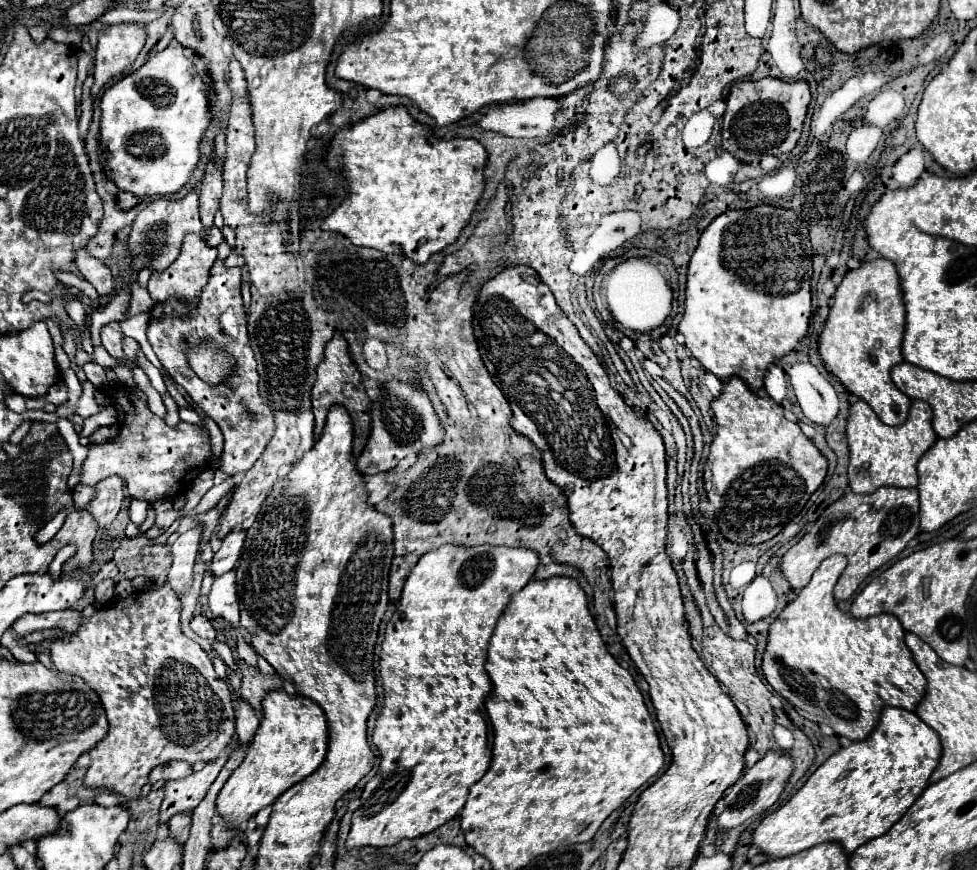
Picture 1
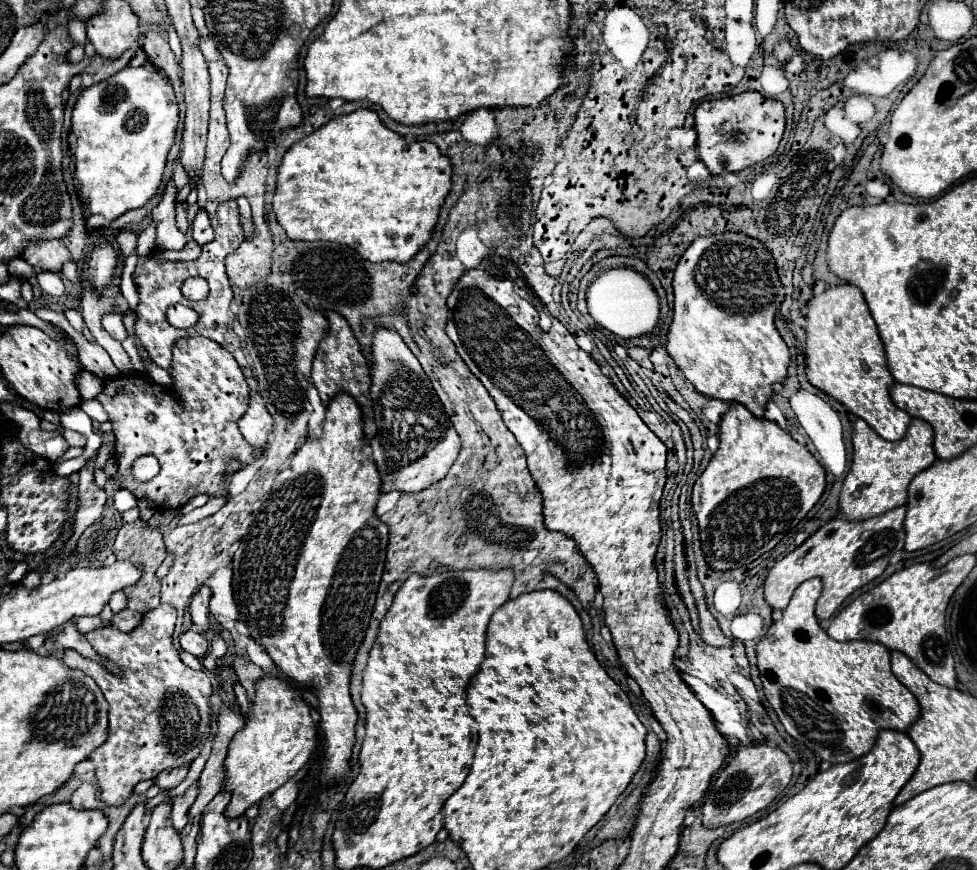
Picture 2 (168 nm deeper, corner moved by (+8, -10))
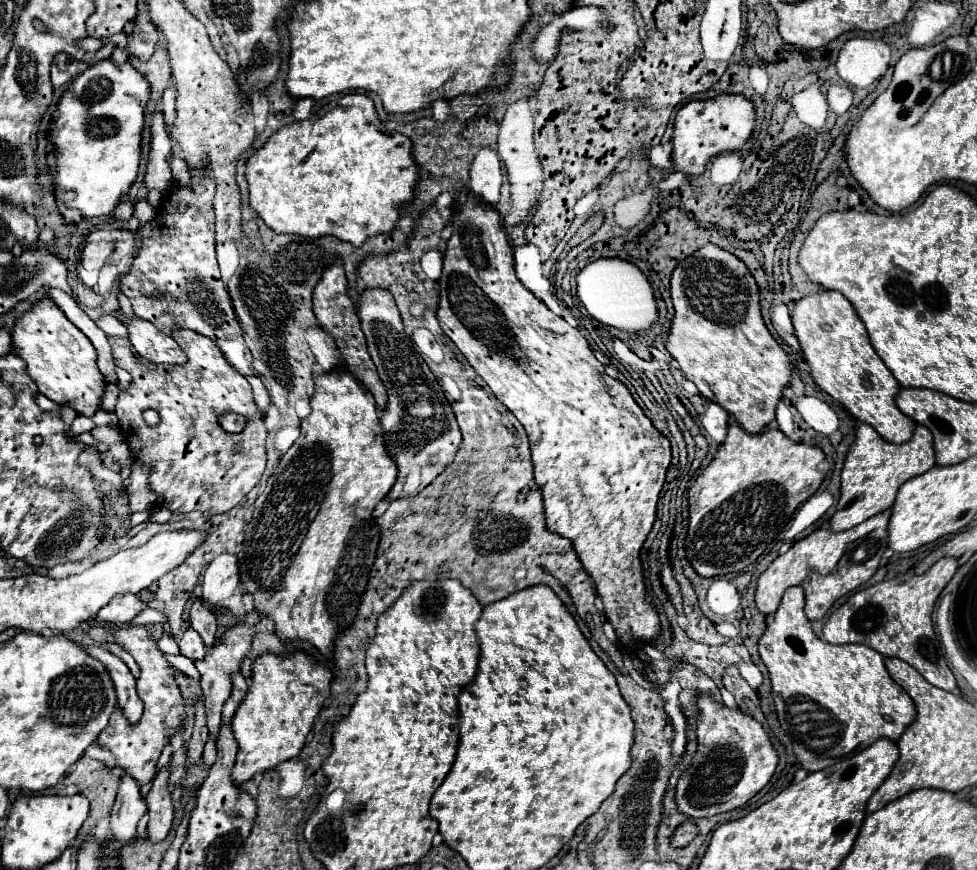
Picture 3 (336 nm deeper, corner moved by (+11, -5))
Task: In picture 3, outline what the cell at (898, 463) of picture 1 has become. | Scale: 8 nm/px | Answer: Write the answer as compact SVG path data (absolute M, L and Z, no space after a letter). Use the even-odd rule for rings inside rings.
M861 423L857 427L855 443L851 445L843 471L841 471L841 499L837 503L837 509L831 517L831 529L843 531L851 529L865 519L891 509L895 503L895 495L899 487L925 471L929 471L935 465L935 453L933 453L933 437L931 431L925 425L917 425L911 439L901 445L893 445L885 441L871 425Z

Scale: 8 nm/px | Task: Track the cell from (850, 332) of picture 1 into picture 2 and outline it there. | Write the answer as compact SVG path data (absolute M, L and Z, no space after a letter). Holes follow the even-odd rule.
M840 284L812 298L806 306L804 332L806 376L810 384L836 398L858 418L866 420L884 440L902 440L912 418L904 410L896 408L890 398L894 378L886 368L884 346L862 292L856 286Z

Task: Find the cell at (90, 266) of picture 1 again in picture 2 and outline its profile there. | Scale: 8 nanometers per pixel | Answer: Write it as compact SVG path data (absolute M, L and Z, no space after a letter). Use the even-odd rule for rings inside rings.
M44 240L40 244L28 244L28 248L24 248L22 258L38 270L52 270L52 272L60 272L62 264L66 260L72 260L70 252L60 240Z

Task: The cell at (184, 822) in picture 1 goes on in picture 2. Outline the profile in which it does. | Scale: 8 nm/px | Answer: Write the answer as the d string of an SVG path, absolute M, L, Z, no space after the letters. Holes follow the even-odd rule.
M192 784L192 788L184 792L184 796L178 796L176 800L172 800L172 822L178 832L182 832L182 828L188 822L188 808L196 800L196 794L198 794L198 784Z

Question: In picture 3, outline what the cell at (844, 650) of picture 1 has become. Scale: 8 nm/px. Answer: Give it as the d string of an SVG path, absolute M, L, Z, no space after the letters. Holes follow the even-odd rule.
M789 587L789 589L785 591L783 599L781 599L779 609L775 611L773 623L767 625L765 633L763 633L761 639L759 639L759 655L761 655L761 659L763 659L763 663L765 663L767 671L769 671L769 677L771 677L771 685L773 685L773 687L771 687L771 693L773 693L773 701L775 701L775 707L777 707L779 723L781 723L783 731L791 737L791 741L793 741L793 751L795 751L799 763L801 763L803 767L807 767L809 771L821 771L821 769L825 769L825 767L835 765L835 763L837 763L839 759L843 759L845 755L851 755L851 753L861 751L861 749L867 749L869 745L873 745L873 743L875 743L877 739L881 739L881 737L889 737L889 739L897 741L897 739L903 735L903 731L913 723L913 719L915 719L917 713L915 713L915 703L913 703L913 699L911 699L911 697L907 695L907 691L905 691L901 685L897 685L897 683L891 679L891 675L887 673L881 653L877 653L875 649L867 647L867 645L855 645L855 643L853 643L853 645L831 645L831 643L819 639L819 637L813 633L811 621L805 617L805 609L803 609L803 607L805 607L805 591L803 591L803 587Z

